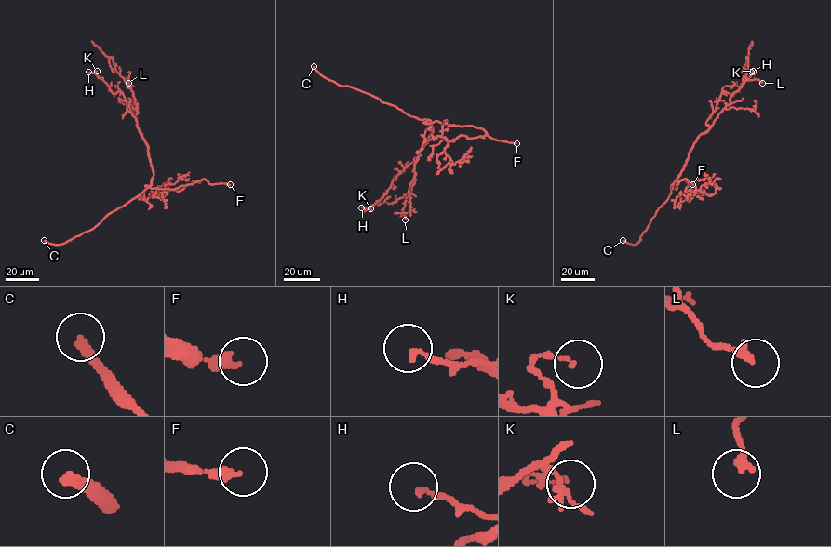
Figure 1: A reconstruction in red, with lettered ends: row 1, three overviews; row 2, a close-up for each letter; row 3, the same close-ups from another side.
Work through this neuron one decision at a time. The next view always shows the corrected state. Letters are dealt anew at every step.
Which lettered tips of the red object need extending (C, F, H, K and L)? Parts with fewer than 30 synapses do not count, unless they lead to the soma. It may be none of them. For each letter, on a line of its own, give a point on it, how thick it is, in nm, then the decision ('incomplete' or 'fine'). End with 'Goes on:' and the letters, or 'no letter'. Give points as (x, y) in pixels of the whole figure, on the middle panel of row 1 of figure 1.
C: (314, 66) | 320 nm | incomplete
F: (516, 143) | 320 nm | incomplete
H: (361, 207) | 170 nm | fine
K: (370, 208) | 130 nm | fine
L: (405, 220) | 240 nm | fine
Goes on: C, F

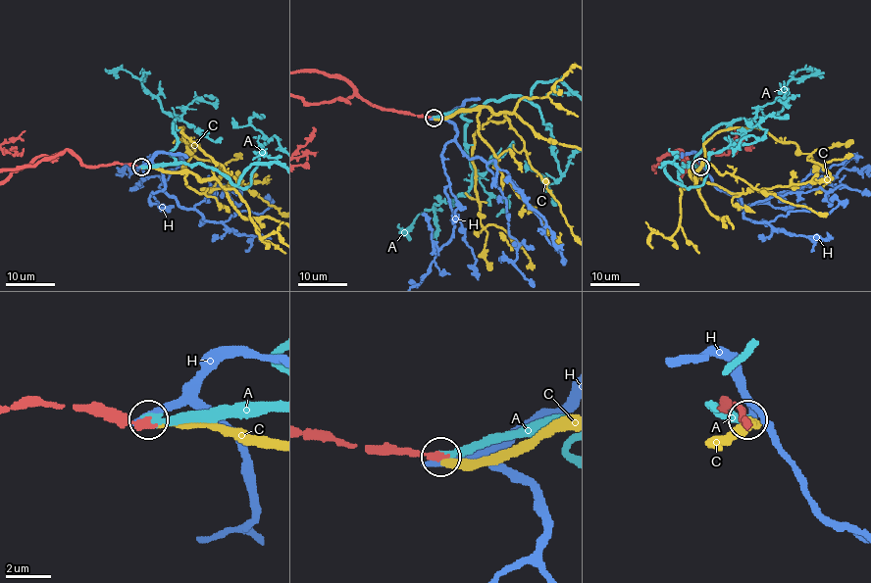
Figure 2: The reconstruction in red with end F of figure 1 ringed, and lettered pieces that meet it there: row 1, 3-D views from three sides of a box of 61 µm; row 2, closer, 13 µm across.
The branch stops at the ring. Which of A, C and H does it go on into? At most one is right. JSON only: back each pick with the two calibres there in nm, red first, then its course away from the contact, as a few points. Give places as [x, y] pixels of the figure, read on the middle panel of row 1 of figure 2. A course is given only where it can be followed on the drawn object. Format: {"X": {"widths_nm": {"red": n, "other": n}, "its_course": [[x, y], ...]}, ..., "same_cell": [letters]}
{"A": {"widths_nm": {"red": 360, "other": 340}}, "same_cell": ["A"]}

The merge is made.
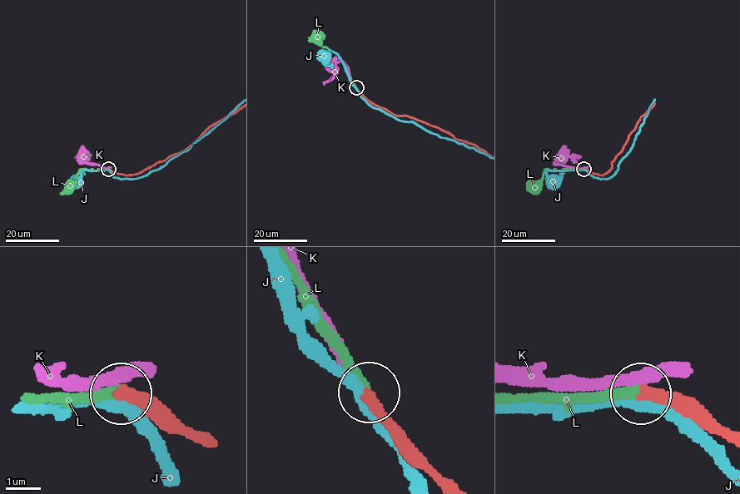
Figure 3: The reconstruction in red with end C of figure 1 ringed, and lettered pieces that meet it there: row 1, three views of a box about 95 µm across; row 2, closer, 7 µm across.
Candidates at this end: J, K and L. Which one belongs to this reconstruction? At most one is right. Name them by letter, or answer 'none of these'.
L

